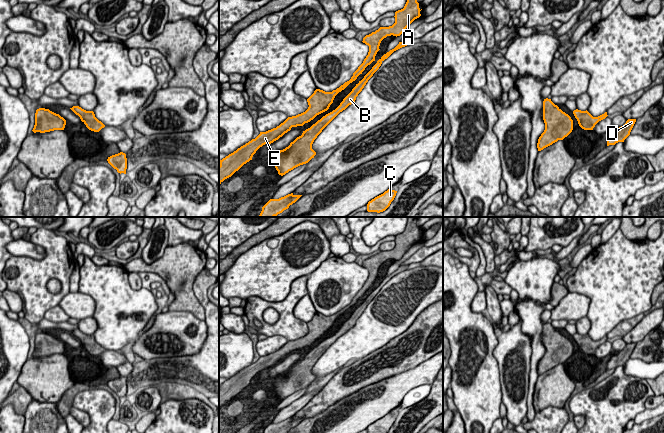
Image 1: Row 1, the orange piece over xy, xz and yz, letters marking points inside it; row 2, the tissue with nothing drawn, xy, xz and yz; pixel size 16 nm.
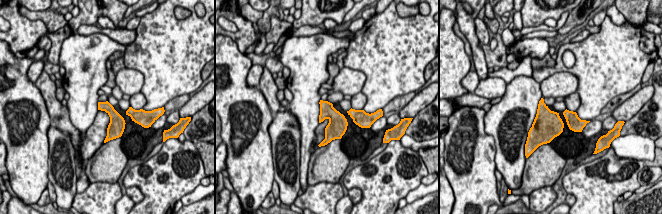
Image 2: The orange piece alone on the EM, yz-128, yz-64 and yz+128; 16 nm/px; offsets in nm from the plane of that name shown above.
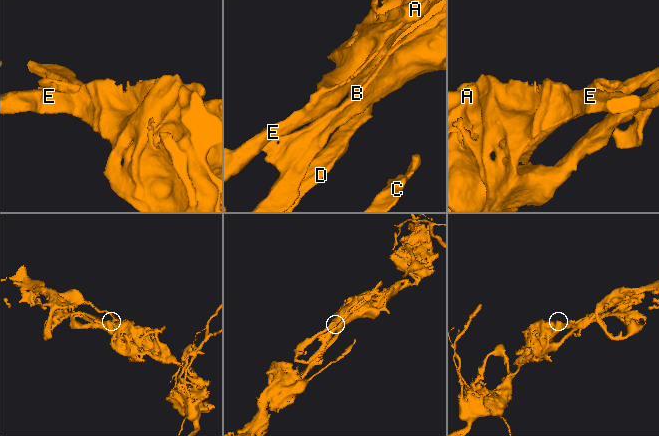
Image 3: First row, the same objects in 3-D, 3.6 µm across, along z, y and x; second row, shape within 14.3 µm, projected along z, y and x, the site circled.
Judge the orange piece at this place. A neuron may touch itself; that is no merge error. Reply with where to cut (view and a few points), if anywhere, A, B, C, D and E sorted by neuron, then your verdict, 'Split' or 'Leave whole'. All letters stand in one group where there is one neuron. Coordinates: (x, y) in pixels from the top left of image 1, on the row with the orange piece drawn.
No split. Groups: A B C D E. Leave whole

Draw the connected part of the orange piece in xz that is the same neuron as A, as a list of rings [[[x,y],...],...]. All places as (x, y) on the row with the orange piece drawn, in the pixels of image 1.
[[[407,0],[403,9],[395,12],[395,23],[389,27],[380,27],[375,32],[366,35],[363,38],[363,43],[369,46],[369,52],[363,63],[353,73],[351,79],[345,82],[336,90],[332,92],[325,92],[316,89],[314,93],[307,99],[308,109],[296,116],[288,117],[283,123],[276,128],[266,132],[260,132],[255,138],[238,148],[233,153],[229,154],[222,160],[219,165],[219,184],[225,179],[231,177],[244,164],[252,160],[256,151],[265,144],[271,144],[278,140],[285,133],[291,130],[292,127],[303,126],[305,123],[313,120],[317,115],[327,111],[333,103],[335,96],[344,90],[350,83],[355,81],[357,77],[362,74],[365,68],[375,61],[375,56],[380,50],[381,41],[387,36],[400,36],[404,30],[417,18],[421,16],[419,3],[417,0]]]

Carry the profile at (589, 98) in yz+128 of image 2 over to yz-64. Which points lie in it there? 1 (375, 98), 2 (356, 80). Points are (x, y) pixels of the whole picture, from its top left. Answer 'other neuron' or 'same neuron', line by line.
1: same neuron
2: other neuron

